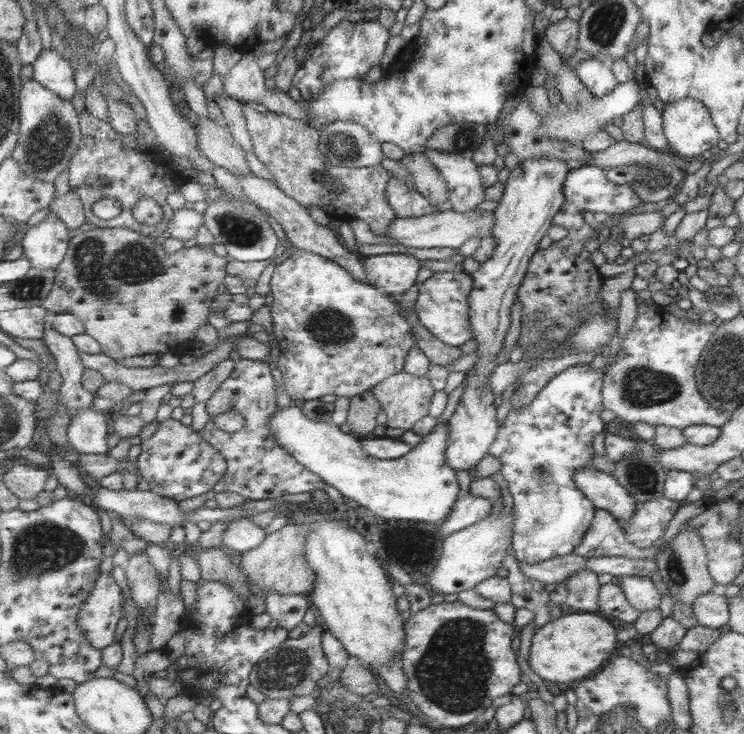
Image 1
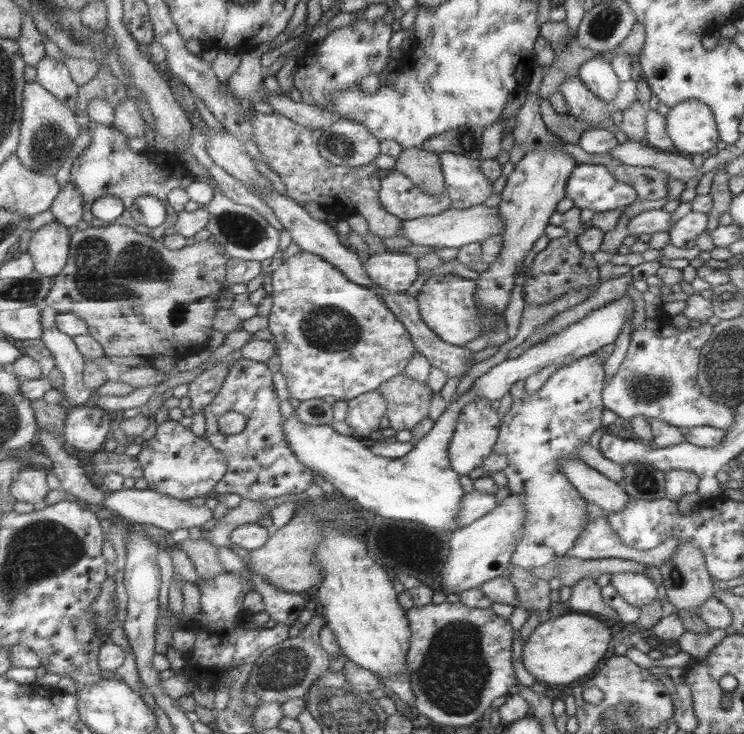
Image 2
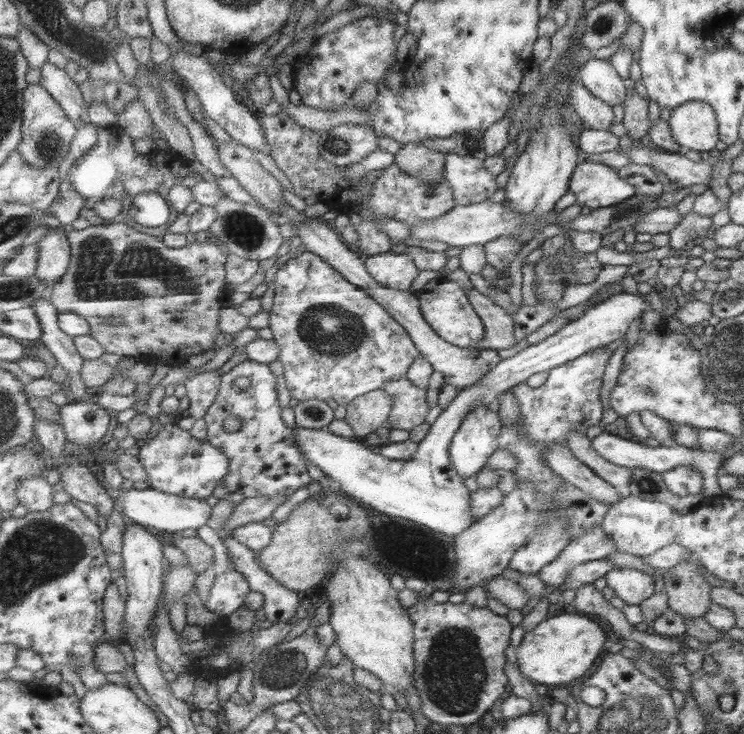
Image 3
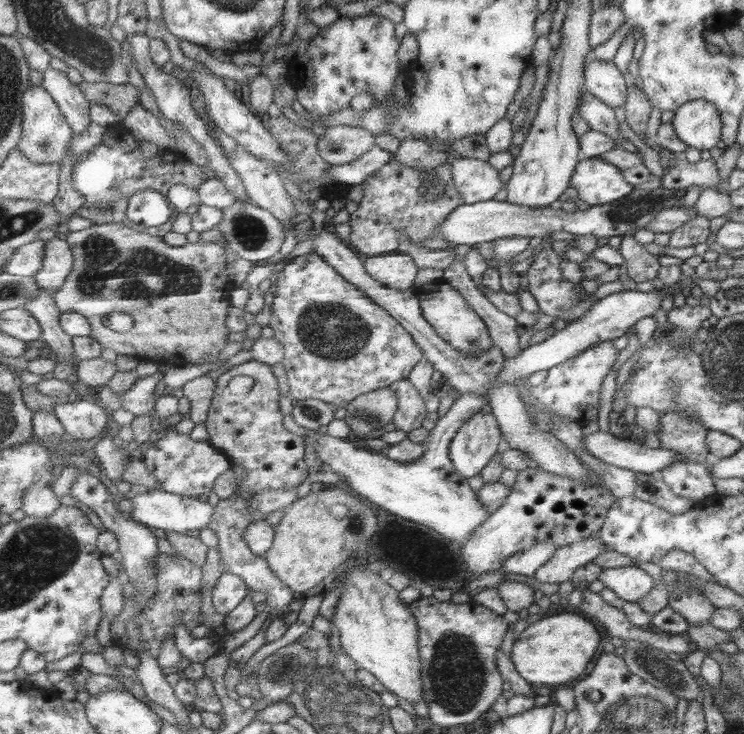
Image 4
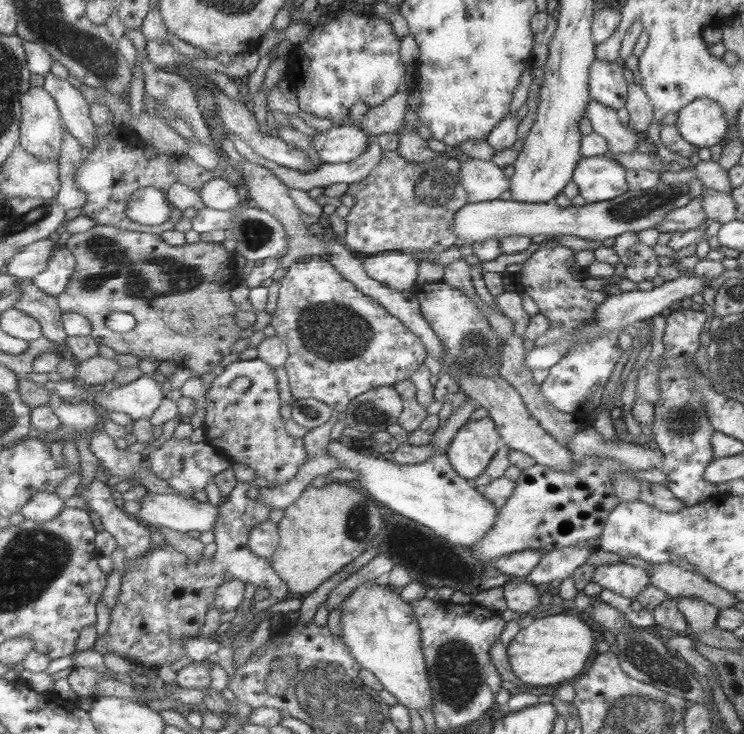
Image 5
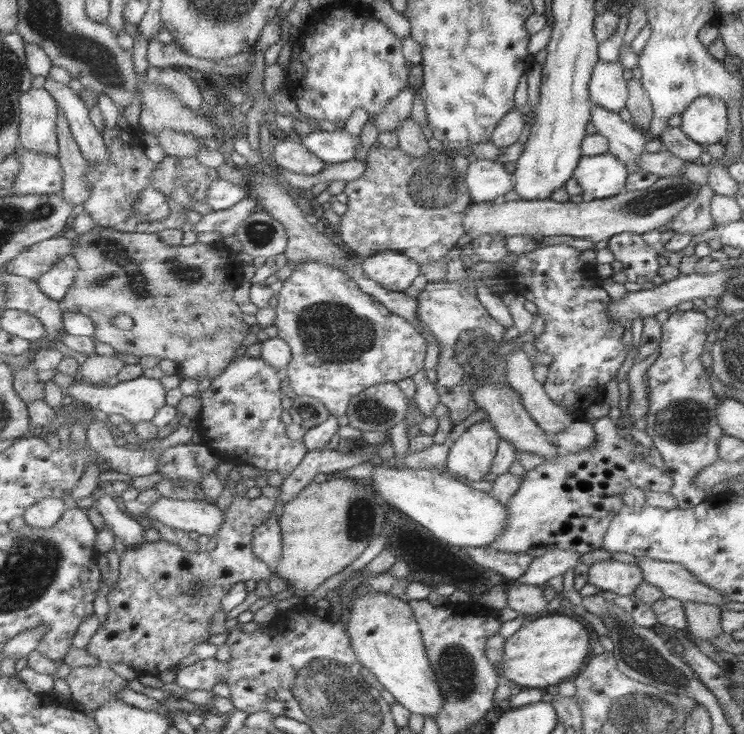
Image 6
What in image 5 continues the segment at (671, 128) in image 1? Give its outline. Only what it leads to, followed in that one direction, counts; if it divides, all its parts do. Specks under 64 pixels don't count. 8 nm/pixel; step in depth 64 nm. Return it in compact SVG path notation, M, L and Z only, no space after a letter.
M697 98L677 112L674 125L681 138L699 148L721 144L726 138L727 124L723 110L713 100Z

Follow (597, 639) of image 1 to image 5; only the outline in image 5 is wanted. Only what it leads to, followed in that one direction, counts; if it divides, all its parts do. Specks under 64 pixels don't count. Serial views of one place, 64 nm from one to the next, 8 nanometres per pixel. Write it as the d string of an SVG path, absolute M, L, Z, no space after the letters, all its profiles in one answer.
M565 612L535 619L526 628L520 628L505 648L513 675L528 689L539 690L547 686L556 687L565 684L567 680L581 675L585 670L585 662L593 650L593 640L593 630L587 623L580 617Z

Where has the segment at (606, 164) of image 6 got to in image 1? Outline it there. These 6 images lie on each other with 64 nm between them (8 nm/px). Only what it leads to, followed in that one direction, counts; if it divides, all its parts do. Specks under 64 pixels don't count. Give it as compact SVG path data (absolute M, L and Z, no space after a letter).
M591 164L575 166L569 169L562 190L564 201L571 203L579 210L589 211L598 217L619 215L642 203L629 186L609 182L605 176L605 170Z

